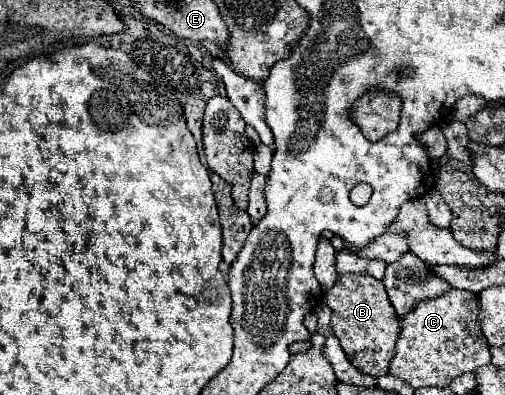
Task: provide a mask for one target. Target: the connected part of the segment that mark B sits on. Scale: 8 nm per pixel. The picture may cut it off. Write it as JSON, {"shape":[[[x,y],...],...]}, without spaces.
{"shape":[[[344,274],[324,294],[324,300],[332,308],[332,330],[340,340],[348,360],[364,374],[376,378],[388,374],[388,366],[394,356],[394,344],[402,330],[402,320],[388,300],[382,280],[376,280],[368,274]]]}

